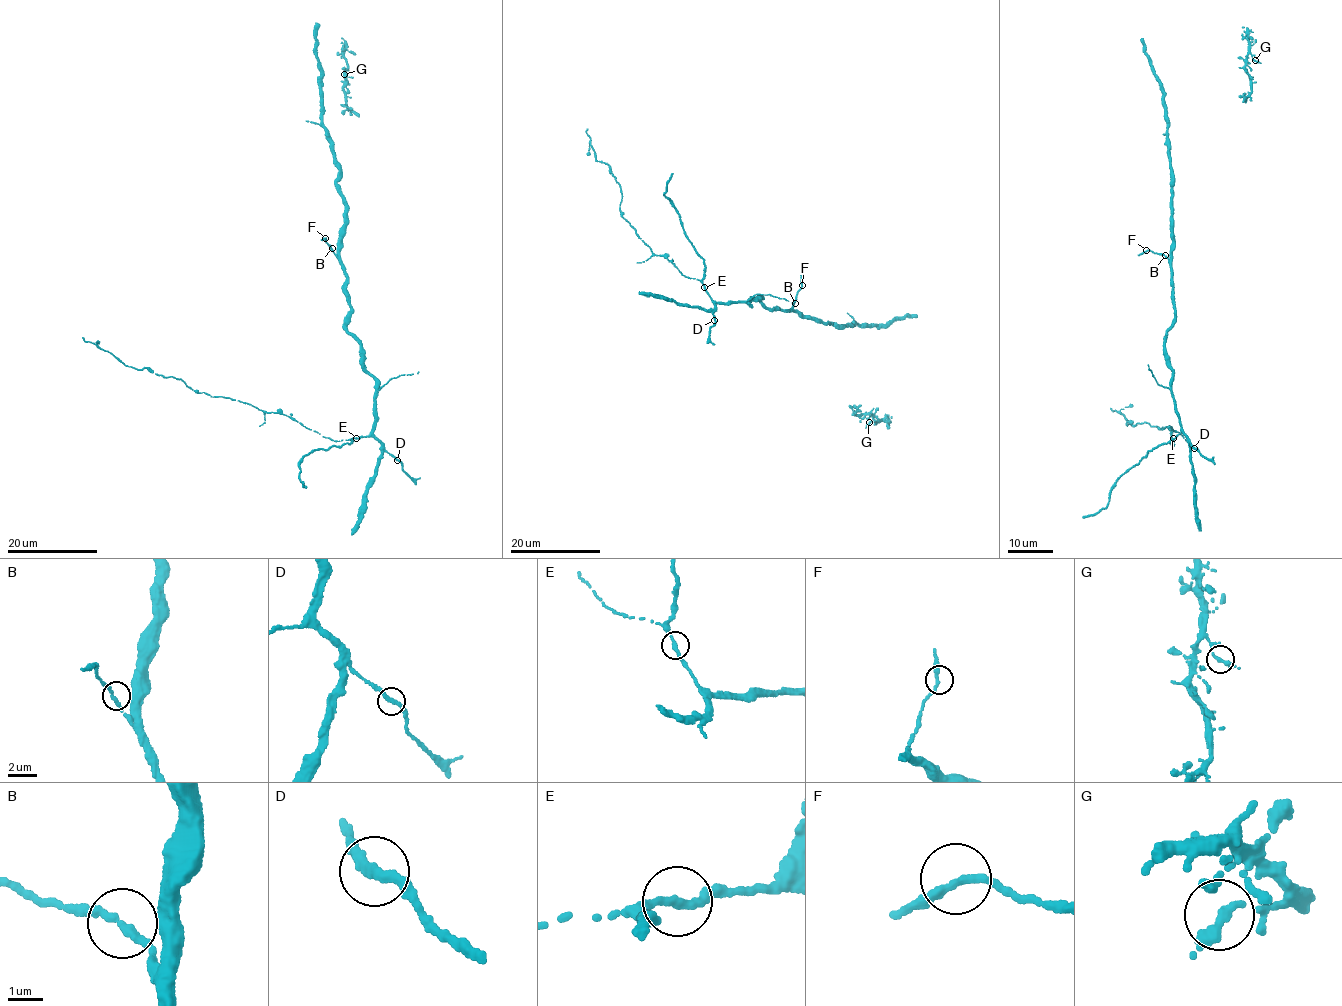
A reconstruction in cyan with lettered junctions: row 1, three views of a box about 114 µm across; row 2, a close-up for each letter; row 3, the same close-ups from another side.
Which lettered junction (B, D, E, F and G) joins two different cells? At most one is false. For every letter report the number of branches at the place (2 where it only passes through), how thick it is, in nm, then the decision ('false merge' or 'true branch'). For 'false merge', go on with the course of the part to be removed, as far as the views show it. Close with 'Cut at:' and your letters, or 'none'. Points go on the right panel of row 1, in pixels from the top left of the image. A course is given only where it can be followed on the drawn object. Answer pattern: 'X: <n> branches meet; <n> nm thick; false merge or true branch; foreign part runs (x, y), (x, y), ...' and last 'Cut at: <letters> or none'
B: 2 branches meet; 260 nm thick; true branch
D: 2 branches meet; 280 nm thick; true branch
E: 2 branches meet; 240 nm thick; true branch
F: 2 branches meet; 280 nm thick; true branch
G: 2 branches meet; 260 nm thick; true branch
Cut at: none

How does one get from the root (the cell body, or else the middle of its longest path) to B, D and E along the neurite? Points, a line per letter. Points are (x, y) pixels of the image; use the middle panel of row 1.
B: (756, 297), (763, 298), (759, 297), (764, 305), (776, 311), (791, 311), (795, 303)
D: (756, 297), (751, 296), (748, 302), (750, 305), (742, 301), (716, 302), (712, 312), (714, 320)
E: (756, 297), (751, 296), (748, 302), (750, 305), (742, 301), (716, 302), (704, 287)

